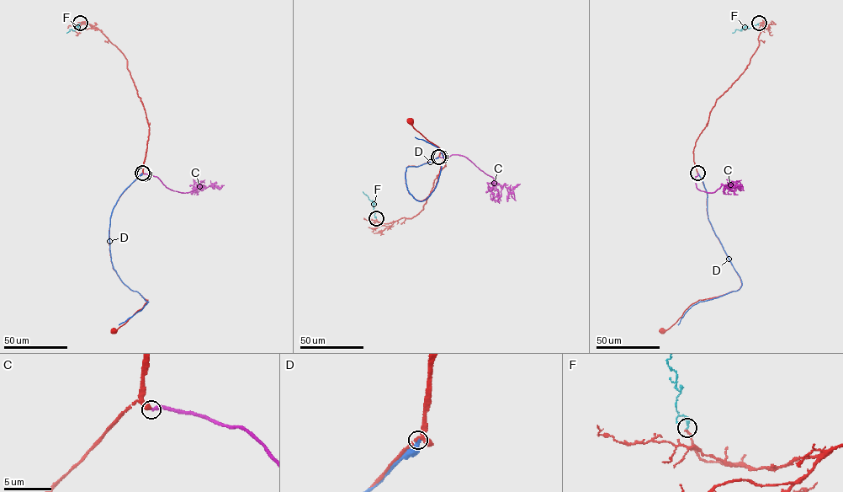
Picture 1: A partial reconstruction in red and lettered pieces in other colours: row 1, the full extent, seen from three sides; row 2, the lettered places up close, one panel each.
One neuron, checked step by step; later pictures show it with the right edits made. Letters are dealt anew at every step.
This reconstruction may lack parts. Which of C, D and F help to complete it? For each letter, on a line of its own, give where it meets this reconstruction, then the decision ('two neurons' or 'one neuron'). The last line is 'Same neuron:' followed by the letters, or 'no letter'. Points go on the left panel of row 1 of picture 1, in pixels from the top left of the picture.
C: (144, 173) | two neurons
D: (142, 173) | two neurons
F: (80, 23) | one neuron
Same neuron: F

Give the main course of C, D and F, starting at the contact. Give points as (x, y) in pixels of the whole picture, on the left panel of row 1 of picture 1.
C: (144, 173), (156, 176), (166, 187), (181, 192), (188, 193), (200, 184), (207, 187), (224, 185)
D: (142, 173), (121, 195), (113, 209), (109, 240), (113, 267), (120, 280), (148, 302), (140, 310), (119, 324)
F: (80, 24), (77, 29), (77, 26), (74, 30), (66, 33)

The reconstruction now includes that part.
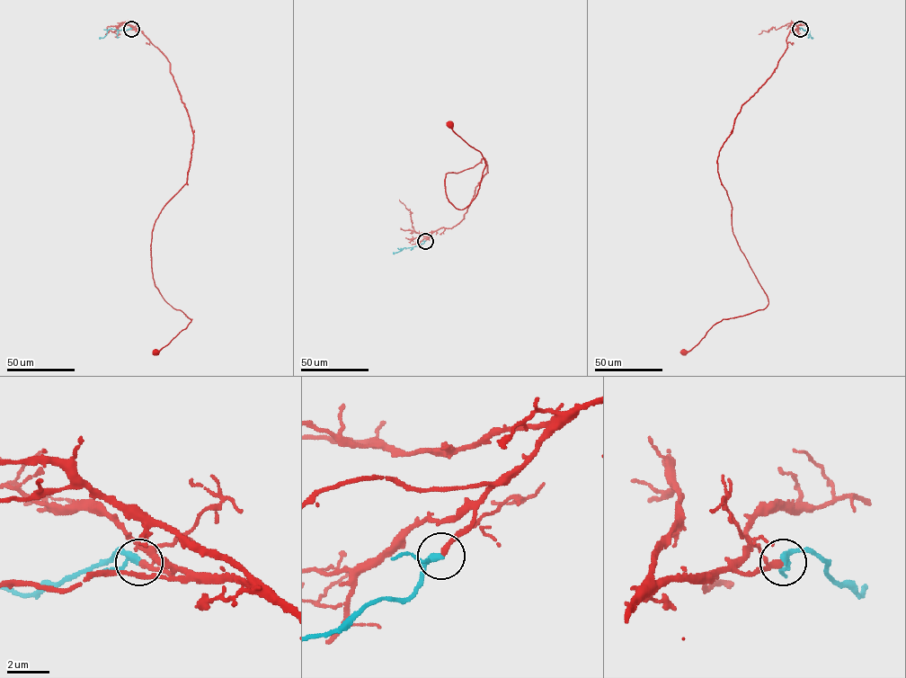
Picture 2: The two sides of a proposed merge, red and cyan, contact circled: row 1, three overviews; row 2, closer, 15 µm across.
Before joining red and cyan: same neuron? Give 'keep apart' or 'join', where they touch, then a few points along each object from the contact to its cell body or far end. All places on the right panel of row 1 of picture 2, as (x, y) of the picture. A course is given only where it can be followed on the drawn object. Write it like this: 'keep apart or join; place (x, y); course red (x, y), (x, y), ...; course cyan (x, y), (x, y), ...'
join; place (800, 29); course red (799, 29), (789, 31), (774, 72), (741, 106), (717, 163), (733, 236), (768, 303), (715, 323), (684, 352); course cyan (799, 29), (807, 29), (812, 38)

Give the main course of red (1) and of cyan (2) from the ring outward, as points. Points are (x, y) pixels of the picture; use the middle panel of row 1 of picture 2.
1: (425, 240), (464, 218), (487, 171), (484, 158), (446, 173), (449, 201), (470, 203), (485, 163), (448, 125)
2: (425, 240), (394, 254)

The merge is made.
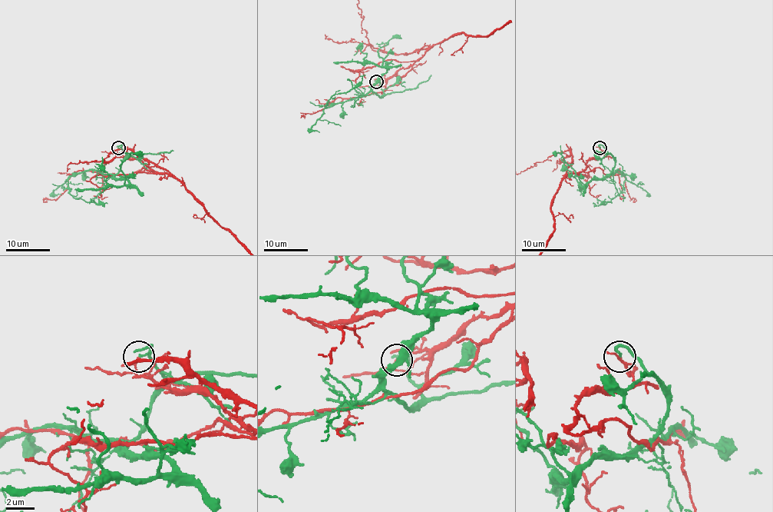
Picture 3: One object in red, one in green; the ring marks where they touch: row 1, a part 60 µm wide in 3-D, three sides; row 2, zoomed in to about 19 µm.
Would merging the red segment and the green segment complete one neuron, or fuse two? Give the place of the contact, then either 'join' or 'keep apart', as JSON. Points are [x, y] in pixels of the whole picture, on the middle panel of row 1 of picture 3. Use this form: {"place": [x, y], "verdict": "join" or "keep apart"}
{"place": [376, 81], "verdict": "keep apart"}

